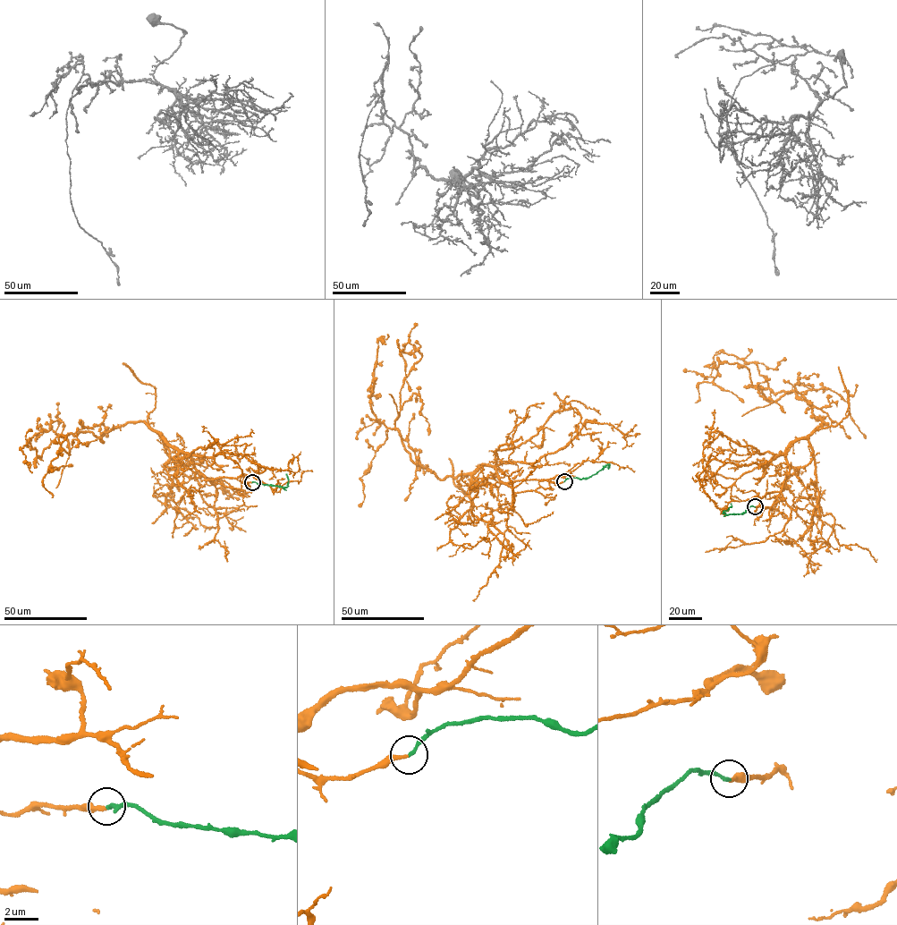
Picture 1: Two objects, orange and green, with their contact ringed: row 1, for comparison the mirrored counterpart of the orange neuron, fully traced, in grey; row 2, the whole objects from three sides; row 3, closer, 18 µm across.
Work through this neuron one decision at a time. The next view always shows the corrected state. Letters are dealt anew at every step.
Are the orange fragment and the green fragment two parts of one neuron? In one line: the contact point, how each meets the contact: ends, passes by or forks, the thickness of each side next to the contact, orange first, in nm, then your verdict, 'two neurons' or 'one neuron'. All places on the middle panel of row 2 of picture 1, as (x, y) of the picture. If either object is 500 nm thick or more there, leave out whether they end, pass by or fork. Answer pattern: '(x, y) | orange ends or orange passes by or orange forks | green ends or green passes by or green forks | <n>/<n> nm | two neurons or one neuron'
(564, 481) | orange ends | green ends | 220/190 nm | one neuron

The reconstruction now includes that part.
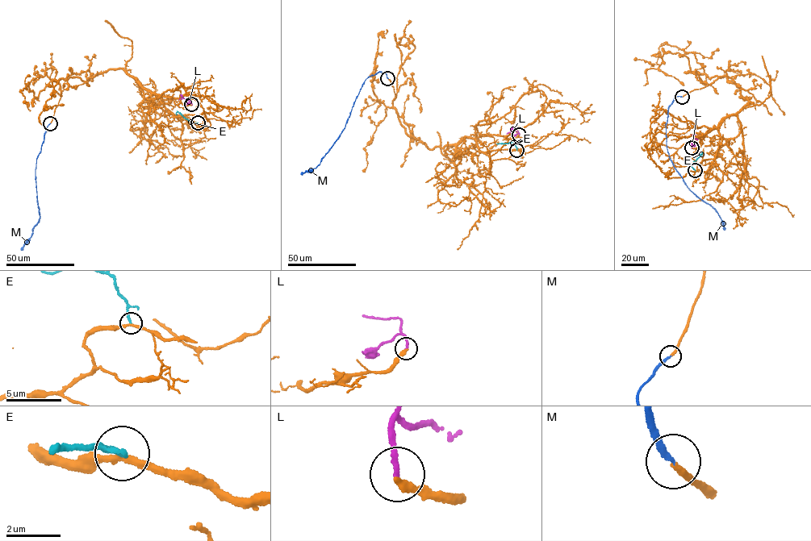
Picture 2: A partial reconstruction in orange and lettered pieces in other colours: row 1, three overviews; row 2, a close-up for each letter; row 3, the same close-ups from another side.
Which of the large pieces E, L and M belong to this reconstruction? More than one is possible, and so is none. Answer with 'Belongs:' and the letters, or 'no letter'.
Belongs: M

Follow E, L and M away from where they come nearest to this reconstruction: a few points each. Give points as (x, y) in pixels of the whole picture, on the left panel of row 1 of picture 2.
E: (198, 122), (188, 120), (179, 112), (177, 114)
L: (191, 104), (182, 97), (179, 99)
M: (50, 123), (46, 127), (35, 167), (40, 217), (32, 229), (31, 237), (21, 250)

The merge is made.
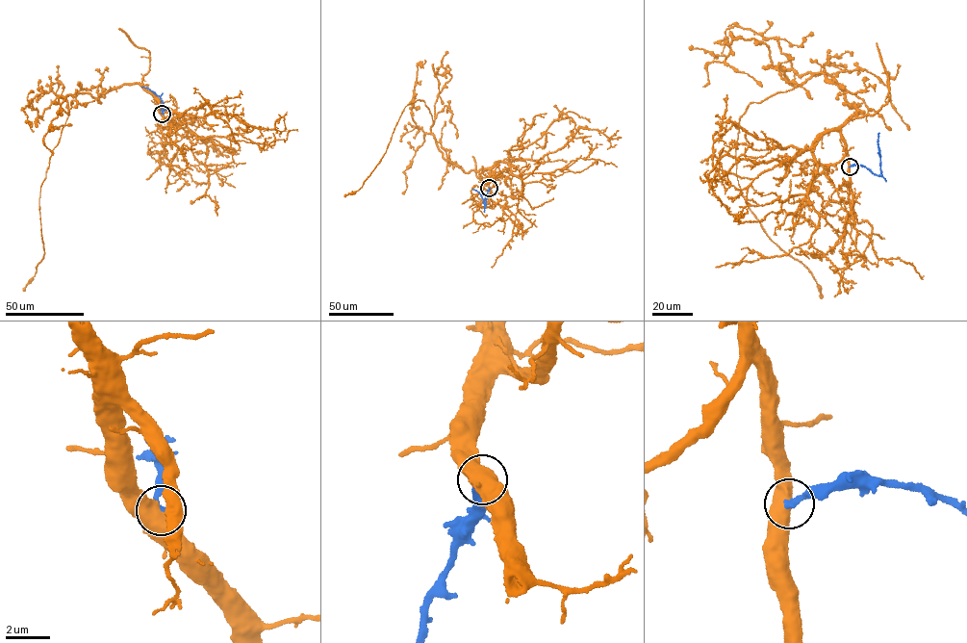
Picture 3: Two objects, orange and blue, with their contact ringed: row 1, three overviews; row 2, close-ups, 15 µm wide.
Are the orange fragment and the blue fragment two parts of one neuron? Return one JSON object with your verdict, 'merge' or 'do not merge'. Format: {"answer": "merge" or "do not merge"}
{"answer": "do not merge"}

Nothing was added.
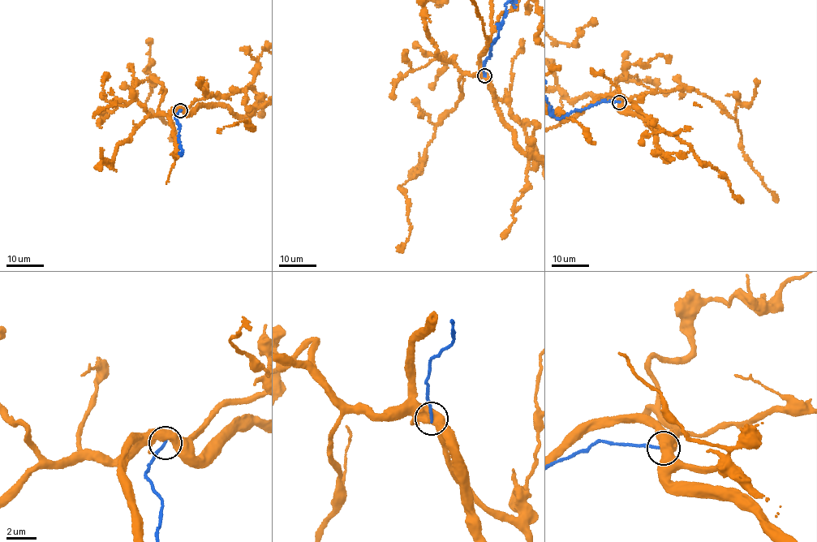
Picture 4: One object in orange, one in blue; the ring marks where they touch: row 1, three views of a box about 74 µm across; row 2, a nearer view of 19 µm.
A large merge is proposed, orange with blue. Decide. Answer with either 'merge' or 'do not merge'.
do not merge

